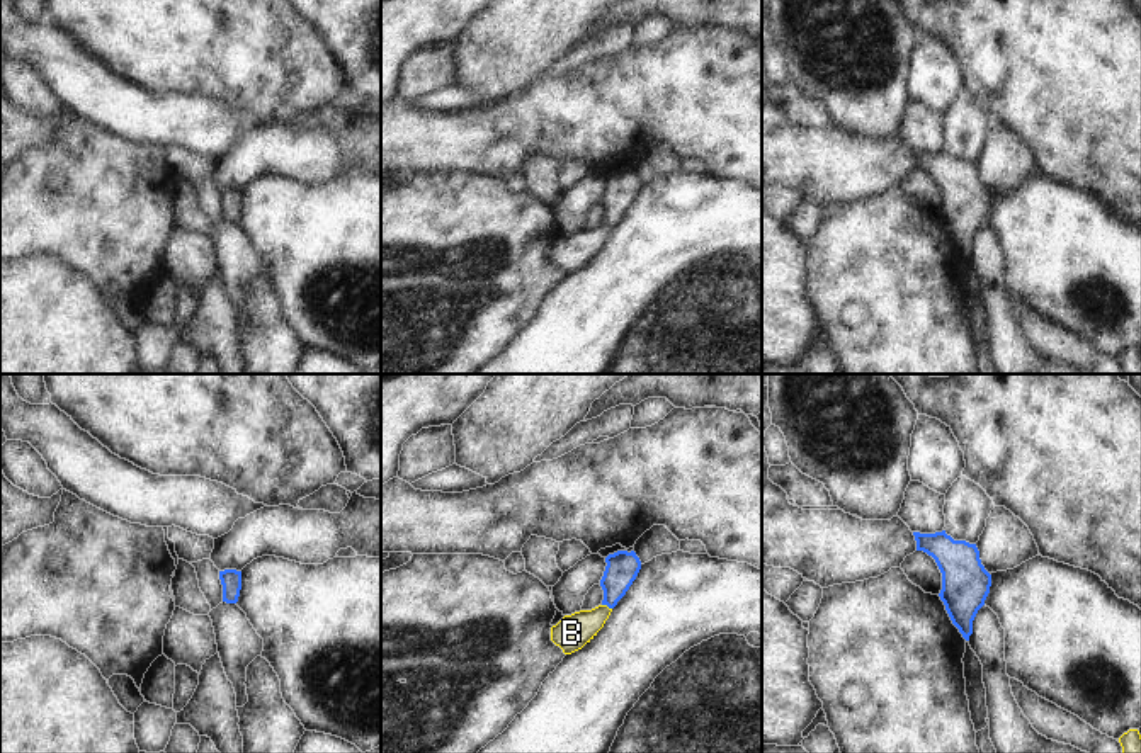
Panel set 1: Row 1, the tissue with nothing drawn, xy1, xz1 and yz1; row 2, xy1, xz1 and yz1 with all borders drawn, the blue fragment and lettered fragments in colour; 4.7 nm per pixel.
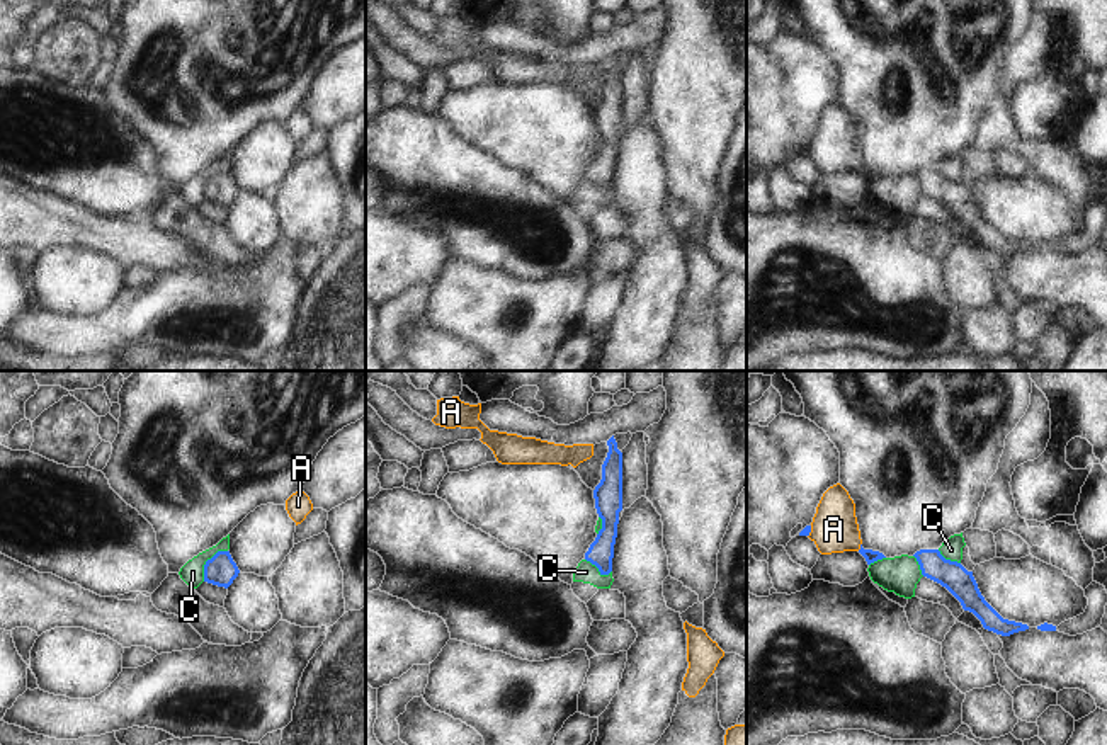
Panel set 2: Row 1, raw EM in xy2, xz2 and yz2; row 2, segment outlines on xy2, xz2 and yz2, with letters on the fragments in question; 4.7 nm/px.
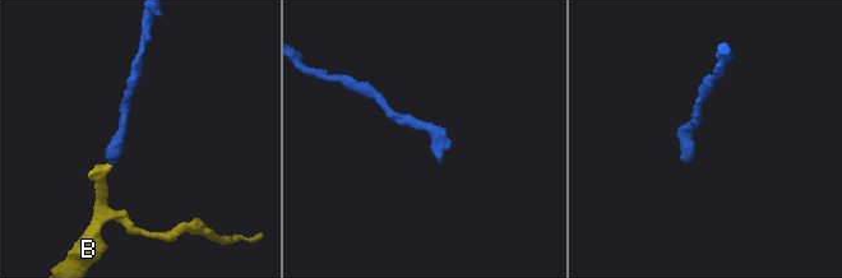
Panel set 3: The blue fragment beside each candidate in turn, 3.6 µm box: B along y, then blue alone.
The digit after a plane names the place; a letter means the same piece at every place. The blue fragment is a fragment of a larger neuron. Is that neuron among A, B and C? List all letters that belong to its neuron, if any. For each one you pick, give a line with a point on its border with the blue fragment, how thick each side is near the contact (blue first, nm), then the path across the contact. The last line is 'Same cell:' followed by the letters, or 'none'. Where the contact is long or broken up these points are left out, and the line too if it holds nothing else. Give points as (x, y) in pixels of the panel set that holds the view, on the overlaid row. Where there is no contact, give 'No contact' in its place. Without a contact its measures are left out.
B: Touches blue at xz1 (607, 605). Thickness 150 nm (blue) against 170 nm. Path across: xz1 (623, 566), (607, 605), (592, 621), (572, 633)
Same cell: B.

